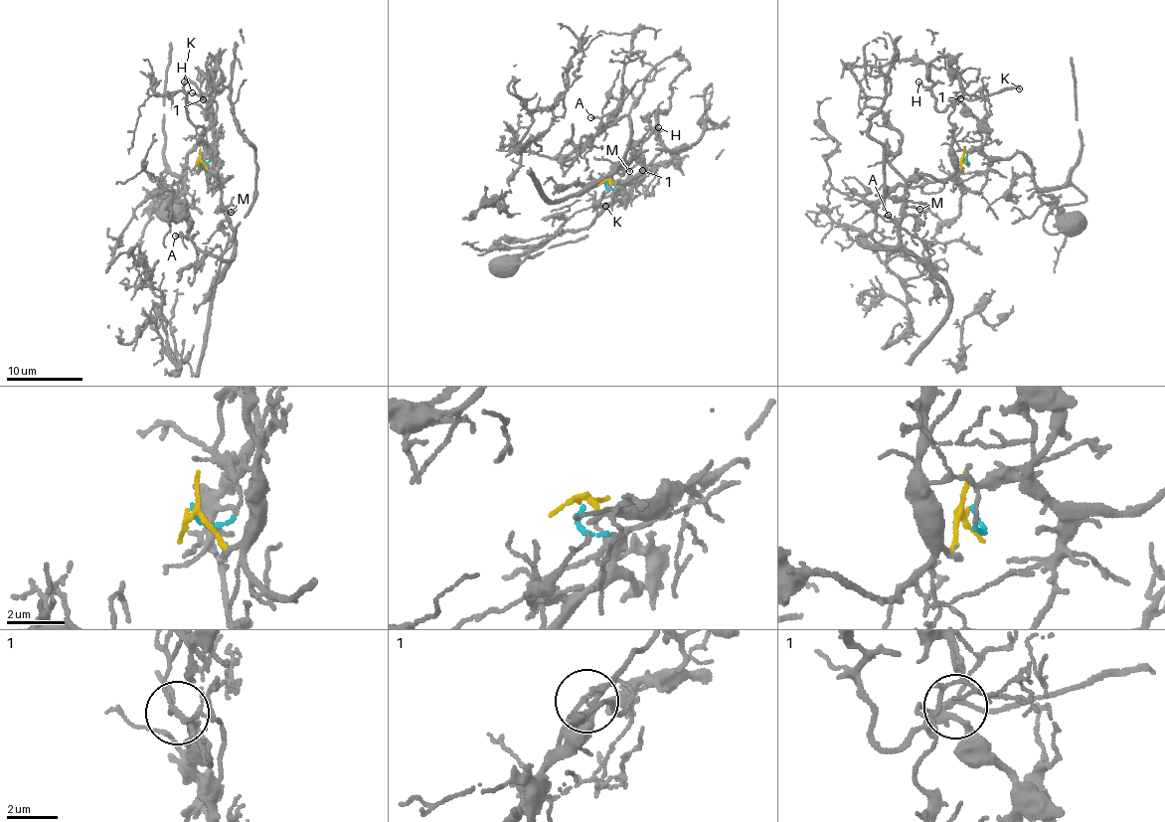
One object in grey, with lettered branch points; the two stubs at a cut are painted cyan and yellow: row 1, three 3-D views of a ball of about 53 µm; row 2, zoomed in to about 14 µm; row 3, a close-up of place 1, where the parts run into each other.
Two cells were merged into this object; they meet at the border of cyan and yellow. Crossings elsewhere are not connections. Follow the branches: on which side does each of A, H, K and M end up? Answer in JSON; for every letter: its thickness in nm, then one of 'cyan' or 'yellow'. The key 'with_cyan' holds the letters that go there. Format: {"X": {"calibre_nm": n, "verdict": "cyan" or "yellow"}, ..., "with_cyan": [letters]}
{"A": {"calibre_nm": 190, "verdict": "yellow"}, "H": {"calibre_nm": 110, "verdict": "cyan"}, "K": {"calibre_nm": 200, "verdict": "cyan"}, "M": {"calibre_nm": 140, "verdict": "yellow"}, "with_cyan": ["H", "K"]}

